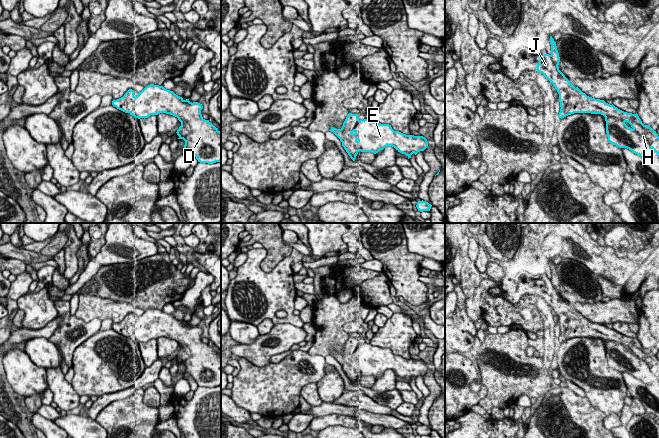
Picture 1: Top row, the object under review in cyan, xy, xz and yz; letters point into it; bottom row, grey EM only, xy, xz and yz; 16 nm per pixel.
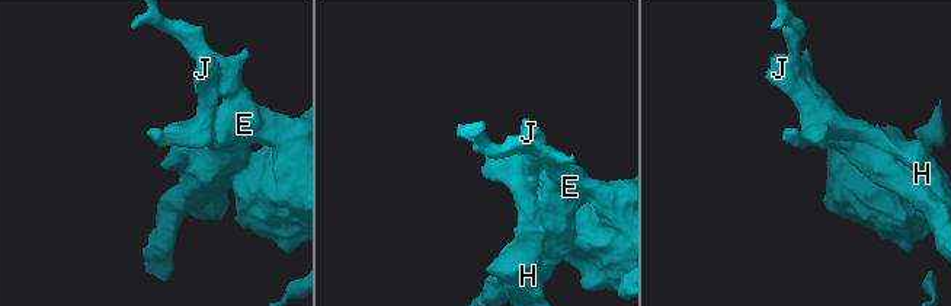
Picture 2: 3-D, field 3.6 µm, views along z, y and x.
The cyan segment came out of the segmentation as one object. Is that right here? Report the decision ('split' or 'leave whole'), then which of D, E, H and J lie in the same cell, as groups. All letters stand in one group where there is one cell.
split; D E / H J

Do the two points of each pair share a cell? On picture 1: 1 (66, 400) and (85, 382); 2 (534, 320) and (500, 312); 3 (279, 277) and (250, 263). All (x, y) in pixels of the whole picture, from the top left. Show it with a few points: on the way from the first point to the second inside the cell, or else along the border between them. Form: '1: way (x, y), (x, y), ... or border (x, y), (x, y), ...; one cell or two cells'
1: border (70, 384), (79, 396); two cells
2: way (526, 315), (508, 314); one cell
3: way (272, 277), (263, 277), (256, 270); one cell

